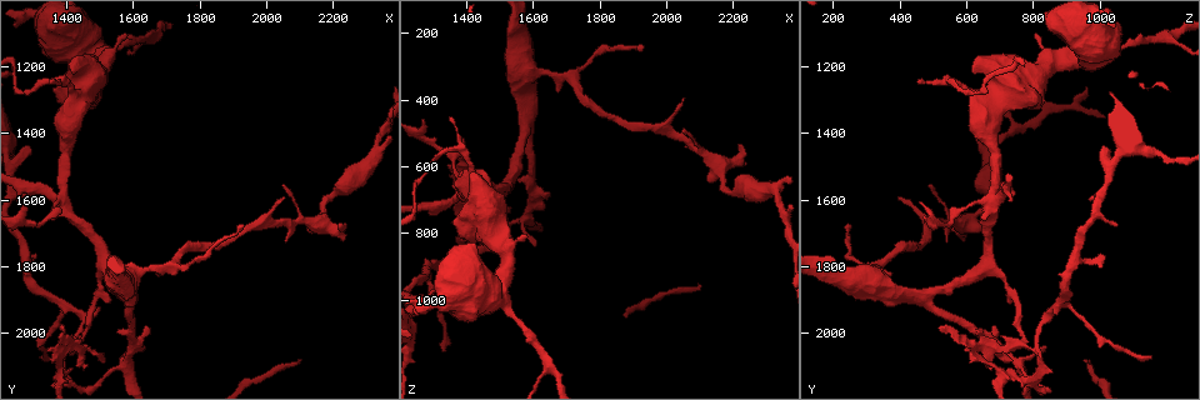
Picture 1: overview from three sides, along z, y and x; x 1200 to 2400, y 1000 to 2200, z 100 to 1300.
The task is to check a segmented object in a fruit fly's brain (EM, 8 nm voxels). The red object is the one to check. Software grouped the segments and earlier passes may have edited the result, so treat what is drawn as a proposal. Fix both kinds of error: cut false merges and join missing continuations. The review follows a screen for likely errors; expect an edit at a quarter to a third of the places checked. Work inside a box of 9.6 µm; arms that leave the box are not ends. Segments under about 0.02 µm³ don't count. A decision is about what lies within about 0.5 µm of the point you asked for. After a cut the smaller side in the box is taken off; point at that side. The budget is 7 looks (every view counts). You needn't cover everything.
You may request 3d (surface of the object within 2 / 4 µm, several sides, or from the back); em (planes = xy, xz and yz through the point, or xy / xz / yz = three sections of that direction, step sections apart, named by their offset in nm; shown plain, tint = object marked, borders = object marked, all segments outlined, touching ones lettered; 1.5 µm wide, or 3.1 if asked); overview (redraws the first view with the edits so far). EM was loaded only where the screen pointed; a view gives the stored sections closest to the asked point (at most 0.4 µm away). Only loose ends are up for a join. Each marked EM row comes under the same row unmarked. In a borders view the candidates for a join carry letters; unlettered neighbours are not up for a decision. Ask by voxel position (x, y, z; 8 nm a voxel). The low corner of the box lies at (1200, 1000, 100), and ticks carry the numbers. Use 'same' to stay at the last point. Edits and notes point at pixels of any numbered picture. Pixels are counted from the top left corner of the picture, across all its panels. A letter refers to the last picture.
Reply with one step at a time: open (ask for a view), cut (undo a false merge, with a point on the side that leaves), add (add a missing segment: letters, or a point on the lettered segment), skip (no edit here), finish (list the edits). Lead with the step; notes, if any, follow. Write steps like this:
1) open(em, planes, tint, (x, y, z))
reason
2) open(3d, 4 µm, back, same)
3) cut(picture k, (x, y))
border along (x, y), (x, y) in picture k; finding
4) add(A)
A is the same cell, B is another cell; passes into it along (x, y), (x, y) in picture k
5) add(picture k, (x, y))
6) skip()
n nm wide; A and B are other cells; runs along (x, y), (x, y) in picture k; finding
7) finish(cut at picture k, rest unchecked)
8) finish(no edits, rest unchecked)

open(em, planes, borders, (1290, 1450, 1010))
an open end

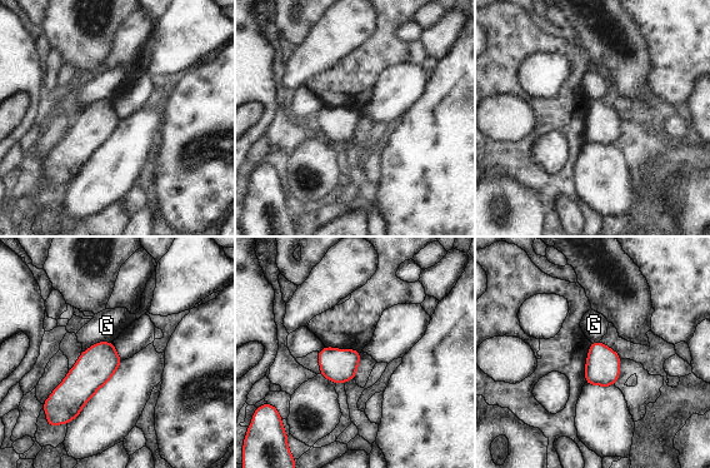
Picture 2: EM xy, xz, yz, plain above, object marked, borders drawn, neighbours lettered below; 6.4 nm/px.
skip()
G is another cell; none of them fits

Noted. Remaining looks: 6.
open(em, planes, borders, (1380, 1240, 540))
sharp bend

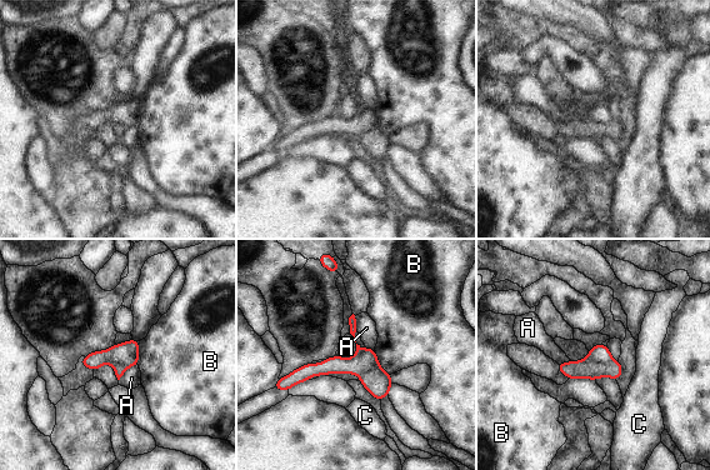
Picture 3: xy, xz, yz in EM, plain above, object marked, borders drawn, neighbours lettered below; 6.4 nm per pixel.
cut(picture 3, (600, 353))
A, B and C are other cells; the part that leaves runs along (375, 363), (310, 369), (286, 385) in picture 3; a second neuron is stuck on

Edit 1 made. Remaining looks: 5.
open(em, planes, borders, (1920, 1680, 260))

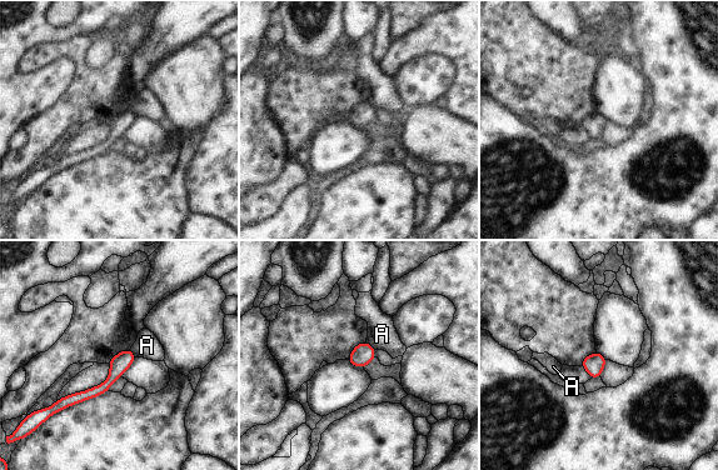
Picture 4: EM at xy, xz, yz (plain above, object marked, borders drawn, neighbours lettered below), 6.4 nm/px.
skip()
120 nm wide; A touches over 90 nm; A is another cell; no lettered segment goes on from it

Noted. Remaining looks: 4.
finish(cut at picture 3, rest unchecked)

